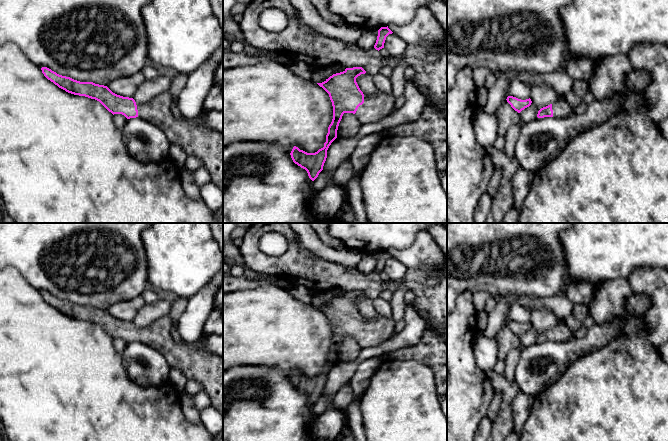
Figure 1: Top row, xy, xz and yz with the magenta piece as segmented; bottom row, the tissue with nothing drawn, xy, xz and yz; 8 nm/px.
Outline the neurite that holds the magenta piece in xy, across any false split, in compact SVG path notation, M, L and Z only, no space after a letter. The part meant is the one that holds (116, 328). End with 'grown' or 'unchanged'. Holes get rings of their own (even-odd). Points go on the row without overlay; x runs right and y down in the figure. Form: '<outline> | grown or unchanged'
M47 291L41 292L44 300L68 317L85 320L99 325L109 336L122 338L127 343L142 342L159 351L170 367L178 368L188 380L200 383L211 400L211 405L223 416L223 356L216 355L204 348L204 334L195 342L177 343L170 333L168 315L146 327L136 327L133 322L123 321L113 317L107 310L93 306L80 306L70 301L62 300Z | grown

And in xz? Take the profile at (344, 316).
M362 291L346 292L333 298L322 307L317 307L330 321L333 343L328 351L324 371L315 377L307 377L294 370L290 379L295 388L305 393L314 405L323 394L327 374L337 362L337 354L344 337L353 337L361 348L376 347L394 335L396 322L392 317L377 315L366 320L360 314L356 302L366 295Z | grown

